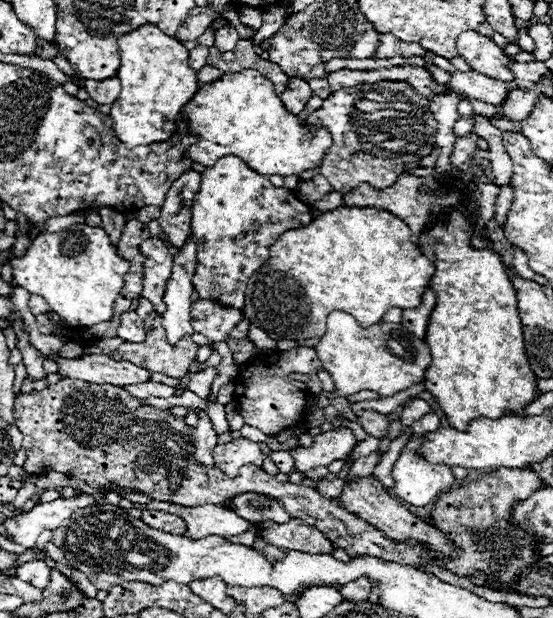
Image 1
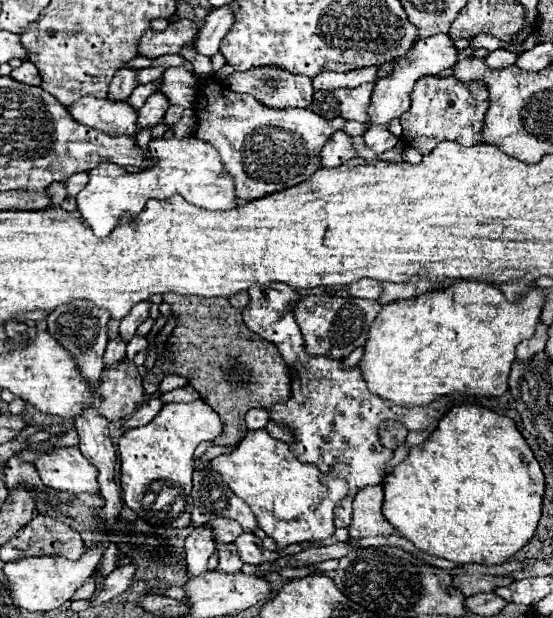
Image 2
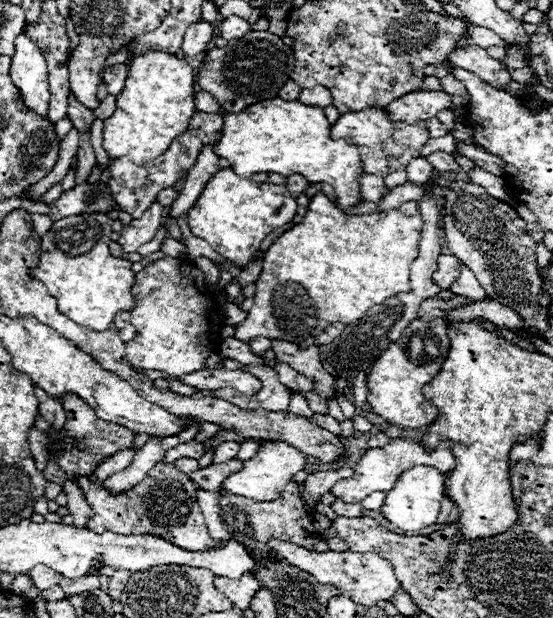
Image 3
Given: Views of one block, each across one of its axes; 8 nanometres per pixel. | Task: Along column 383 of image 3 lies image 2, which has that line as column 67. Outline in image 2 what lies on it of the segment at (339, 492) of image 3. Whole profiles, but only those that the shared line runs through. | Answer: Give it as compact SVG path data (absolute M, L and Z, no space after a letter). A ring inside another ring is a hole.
M78 446L46 450L34 462L42 482L60 492L98 494L98 470L80 454Z

